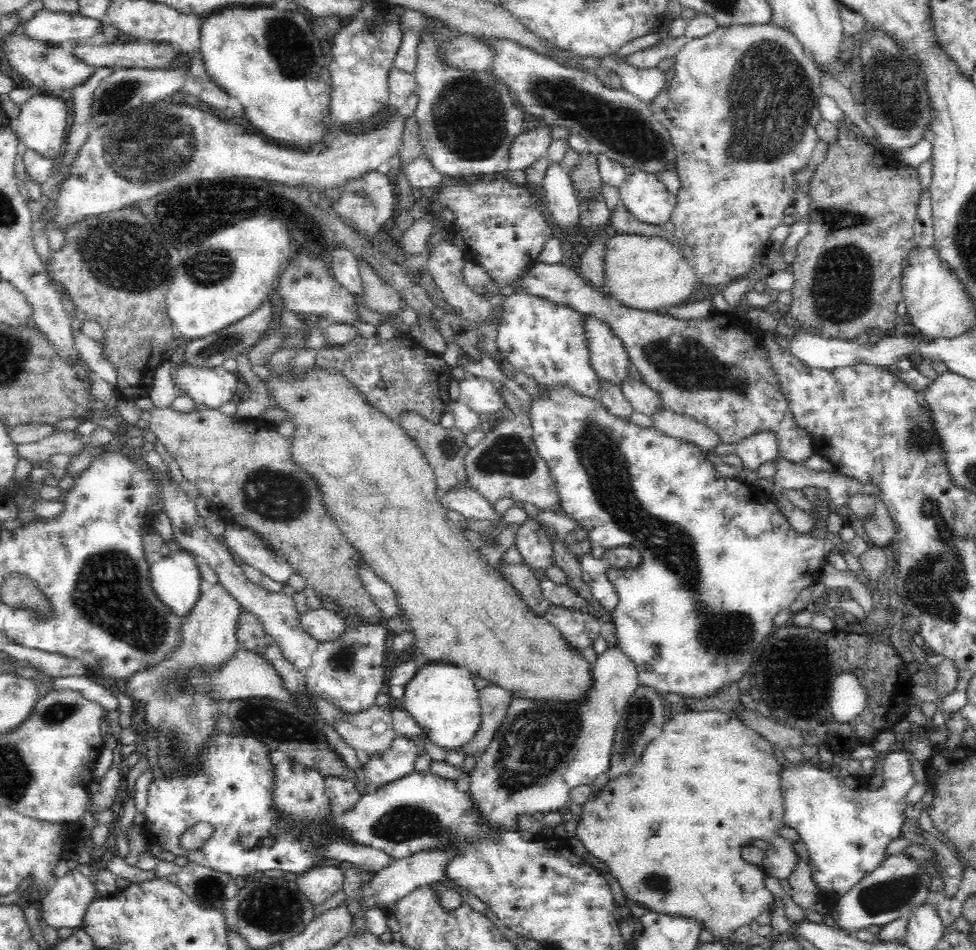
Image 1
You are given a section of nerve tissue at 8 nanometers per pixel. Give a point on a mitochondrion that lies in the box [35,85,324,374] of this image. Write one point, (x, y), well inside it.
(123, 255)

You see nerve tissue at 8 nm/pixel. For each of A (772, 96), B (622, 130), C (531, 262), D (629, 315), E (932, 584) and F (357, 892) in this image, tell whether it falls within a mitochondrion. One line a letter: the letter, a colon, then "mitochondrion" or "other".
A: mitochondrion
B: mitochondrion
C: other
D: other
E: mitochondrion
F: other

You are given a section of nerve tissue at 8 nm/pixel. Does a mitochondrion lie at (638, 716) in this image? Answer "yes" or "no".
yes

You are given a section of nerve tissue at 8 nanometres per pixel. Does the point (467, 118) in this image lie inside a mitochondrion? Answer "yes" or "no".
yes

